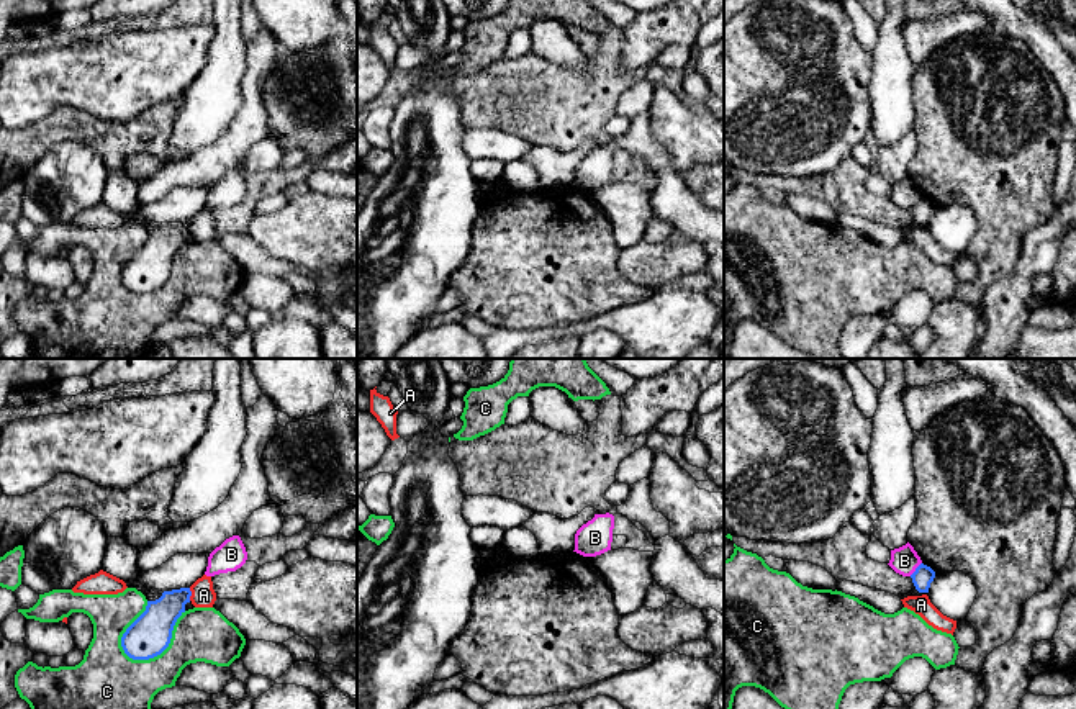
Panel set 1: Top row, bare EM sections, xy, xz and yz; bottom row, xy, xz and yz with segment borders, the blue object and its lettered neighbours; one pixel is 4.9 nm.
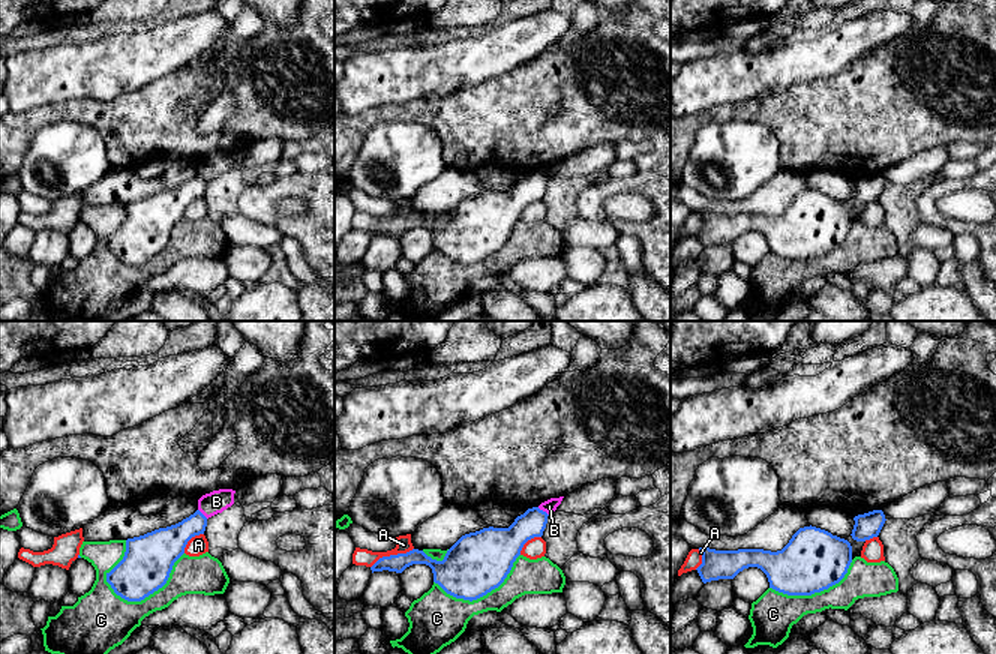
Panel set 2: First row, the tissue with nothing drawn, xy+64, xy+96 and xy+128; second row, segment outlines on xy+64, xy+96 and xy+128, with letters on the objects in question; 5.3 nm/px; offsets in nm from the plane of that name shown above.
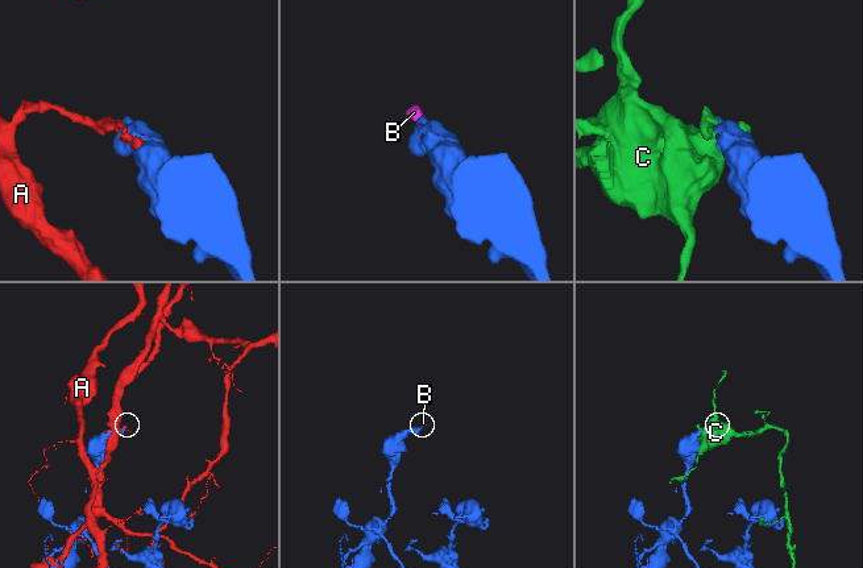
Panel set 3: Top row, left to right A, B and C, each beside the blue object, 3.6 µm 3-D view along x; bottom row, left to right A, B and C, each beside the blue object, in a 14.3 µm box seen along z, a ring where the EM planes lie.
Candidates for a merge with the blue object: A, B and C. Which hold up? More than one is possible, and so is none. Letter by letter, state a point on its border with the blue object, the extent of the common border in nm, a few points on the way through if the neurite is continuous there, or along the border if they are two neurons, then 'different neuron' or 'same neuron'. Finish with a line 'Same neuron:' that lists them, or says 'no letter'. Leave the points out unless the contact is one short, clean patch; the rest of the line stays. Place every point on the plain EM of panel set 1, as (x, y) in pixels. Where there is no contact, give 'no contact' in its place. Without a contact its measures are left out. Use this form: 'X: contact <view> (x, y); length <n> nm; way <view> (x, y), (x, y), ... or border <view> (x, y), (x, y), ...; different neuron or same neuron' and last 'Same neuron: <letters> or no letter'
A: contact xy (190, 228); length 60 nm; different neuron
B: contact yz (916, 202); length 90 nm; border yz (921, 195), (909, 208); different neuron
C: contact xy (162, 284); length 380 nm; different neuron
Same neuron: no letter

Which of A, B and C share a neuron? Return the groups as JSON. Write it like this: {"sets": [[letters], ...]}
{"sets": [["A"], ["B"], ["C"]]}

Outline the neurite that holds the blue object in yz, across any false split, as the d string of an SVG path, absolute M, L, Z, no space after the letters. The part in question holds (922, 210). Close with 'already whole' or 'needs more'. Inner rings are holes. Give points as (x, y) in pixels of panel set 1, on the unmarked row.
M920 196L911 211L919 226L929 226L930 216L935 211L935 205L930 200Z; already whole

